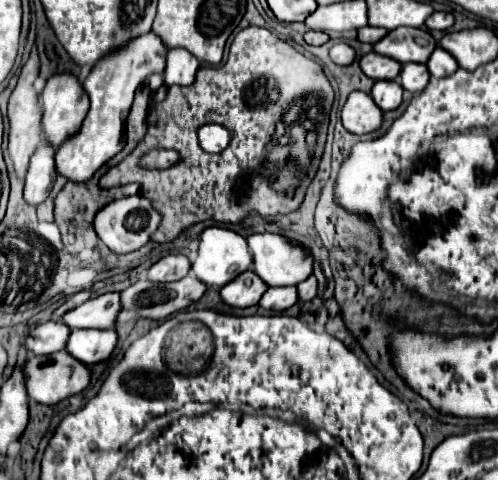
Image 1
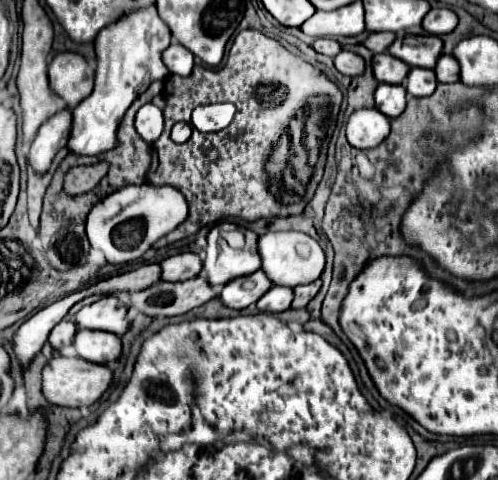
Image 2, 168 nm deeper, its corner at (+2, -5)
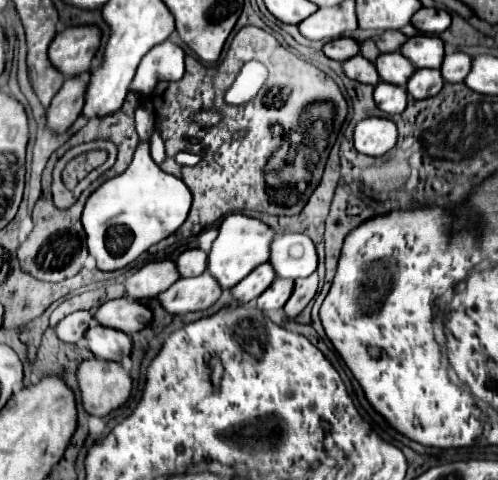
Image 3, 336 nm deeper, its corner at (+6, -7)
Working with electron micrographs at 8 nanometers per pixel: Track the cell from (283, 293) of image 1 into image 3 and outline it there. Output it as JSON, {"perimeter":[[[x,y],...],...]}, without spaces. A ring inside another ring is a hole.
{"perimeter":[[[276,279],[276,281],[256,299],[258,309],[264,311],[264,313],[282,309],[282,307],[286,305],[286,301],[290,299],[290,295],[292,295],[292,287],[294,287],[294,281],[290,281],[290,279]]]}

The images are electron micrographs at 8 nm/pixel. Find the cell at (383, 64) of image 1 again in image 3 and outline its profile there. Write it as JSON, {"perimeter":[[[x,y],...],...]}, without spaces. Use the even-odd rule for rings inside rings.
{"perimeter":[[[398,53],[378,55],[374,65],[376,65],[378,75],[380,75],[382,81],[392,83],[392,85],[400,85],[400,87],[406,87],[410,75],[414,73],[414,65]]]}

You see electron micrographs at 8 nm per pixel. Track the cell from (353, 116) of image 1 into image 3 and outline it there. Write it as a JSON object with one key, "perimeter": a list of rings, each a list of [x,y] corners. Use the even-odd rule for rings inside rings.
{"perimeter":[[[366,117],[354,127],[354,147],[358,153],[380,157],[396,143],[396,125],[384,117]]]}

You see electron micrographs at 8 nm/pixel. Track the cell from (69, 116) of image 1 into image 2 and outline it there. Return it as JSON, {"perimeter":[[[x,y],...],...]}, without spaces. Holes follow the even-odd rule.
{"perimeter":[[[72,51],[56,53],[50,69],[50,85],[62,97],[64,107],[78,105],[86,95],[92,93],[94,71],[90,69],[86,57]]]}

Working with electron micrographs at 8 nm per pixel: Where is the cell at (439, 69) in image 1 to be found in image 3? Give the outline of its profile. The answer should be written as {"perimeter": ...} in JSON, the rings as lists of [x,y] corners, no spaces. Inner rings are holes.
{"perimeter":[[[460,51],[446,55],[444,63],[440,67],[444,81],[448,81],[448,83],[462,83],[464,77],[468,75],[468,71],[470,71],[470,61],[472,61],[470,55],[460,53]]]}

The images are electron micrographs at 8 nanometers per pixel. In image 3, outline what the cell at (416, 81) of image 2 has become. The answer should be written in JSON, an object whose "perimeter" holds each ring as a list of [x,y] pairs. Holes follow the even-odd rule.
{"perimeter":[[[416,69],[406,85],[406,91],[414,99],[428,99],[428,97],[434,97],[442,89],[442,85],[444,85],[444,79],[438,69],[430,69],[430,71]]]}

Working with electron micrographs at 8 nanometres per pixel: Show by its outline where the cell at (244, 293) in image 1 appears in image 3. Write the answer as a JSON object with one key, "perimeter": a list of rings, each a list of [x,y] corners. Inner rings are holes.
{"perimeter":[[[262,263],[246,279],[242,279],[242,283],[238,283],[238,287],[230,289],[230,297],[238,303],[250,303],[256,297],[260,297],[274,279],[276,279],[276,275],[274,275],[274,269],[270,267],[270,263]]]}

